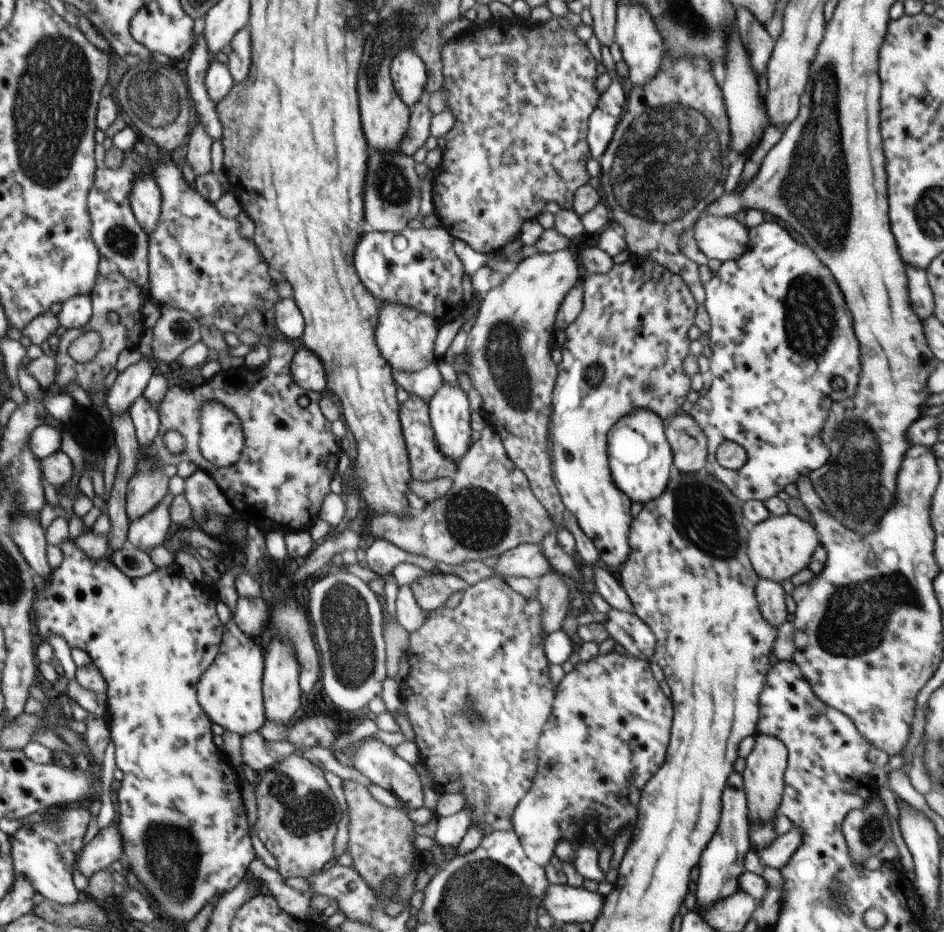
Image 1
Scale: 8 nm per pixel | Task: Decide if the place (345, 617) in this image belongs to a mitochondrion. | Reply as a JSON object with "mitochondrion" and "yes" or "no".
{"mitochondrion":"yes"}

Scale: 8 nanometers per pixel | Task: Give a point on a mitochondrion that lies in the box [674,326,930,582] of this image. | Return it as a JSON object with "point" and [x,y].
{"point":[856,466]}

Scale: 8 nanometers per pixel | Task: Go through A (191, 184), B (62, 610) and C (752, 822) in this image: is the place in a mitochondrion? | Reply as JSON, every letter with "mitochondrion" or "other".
{"A":"other","B":"other","C":"other"}

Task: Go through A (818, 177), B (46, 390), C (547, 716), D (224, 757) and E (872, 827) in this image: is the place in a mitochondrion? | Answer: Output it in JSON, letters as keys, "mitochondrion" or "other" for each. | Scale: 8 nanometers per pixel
{"A":"mitochondrion","B":"other","C":"other","D":"other","E":"mitochondrion"}

